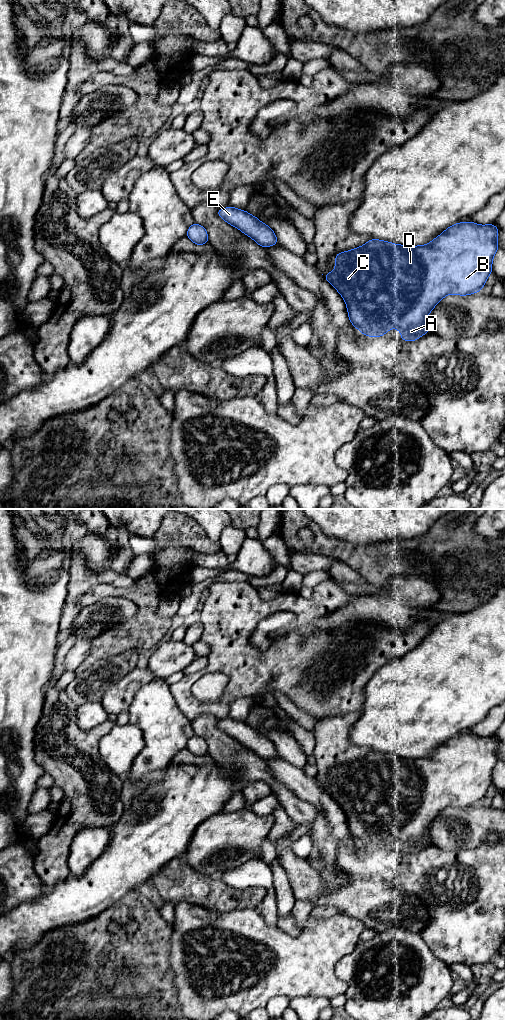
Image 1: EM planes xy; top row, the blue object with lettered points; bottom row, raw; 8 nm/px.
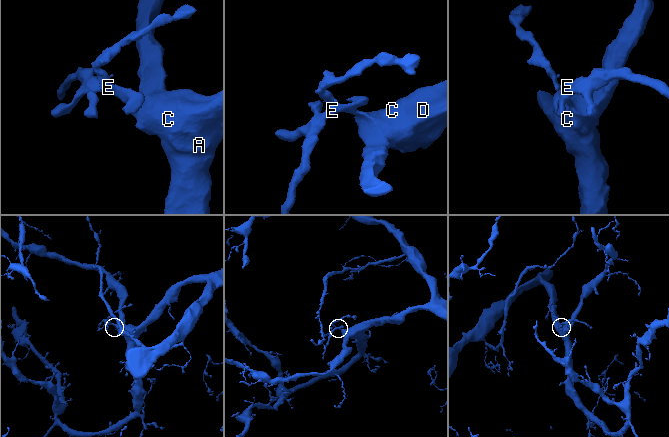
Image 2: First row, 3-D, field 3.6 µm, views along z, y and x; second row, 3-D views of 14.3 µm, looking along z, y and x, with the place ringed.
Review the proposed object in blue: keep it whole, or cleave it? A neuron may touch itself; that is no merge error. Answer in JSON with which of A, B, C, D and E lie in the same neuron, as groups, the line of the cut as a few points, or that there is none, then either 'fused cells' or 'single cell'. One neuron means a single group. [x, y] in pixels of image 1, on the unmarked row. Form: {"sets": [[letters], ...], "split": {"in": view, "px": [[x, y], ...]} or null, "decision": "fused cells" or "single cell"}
{"sets": [["A", "B", "C", "D", "E"]], "split": null, "decision": "single cell"}

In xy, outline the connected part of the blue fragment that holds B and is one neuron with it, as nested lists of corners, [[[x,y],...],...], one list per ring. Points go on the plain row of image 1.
[[[469,733],[451,737],[426,757],[406,758],[370,751],[361,759],[336,766],[335,782],[323,789],[345,812],[349,832],[362,846],[381,849],[395,840],[401,844],[402,853],[416,853],[431,842],[427,828],[446,807],[466,808],[482,803],[493,784],[493,769],[499,761],[498,745],[494,736],[479,737]]]

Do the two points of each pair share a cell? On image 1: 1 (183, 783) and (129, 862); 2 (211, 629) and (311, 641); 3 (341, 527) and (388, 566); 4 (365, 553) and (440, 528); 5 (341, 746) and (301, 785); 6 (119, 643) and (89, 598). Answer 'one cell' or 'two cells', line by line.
1: one cell
2: one cell
3: two cells
4: one cell
5: two cells
6: one cell

